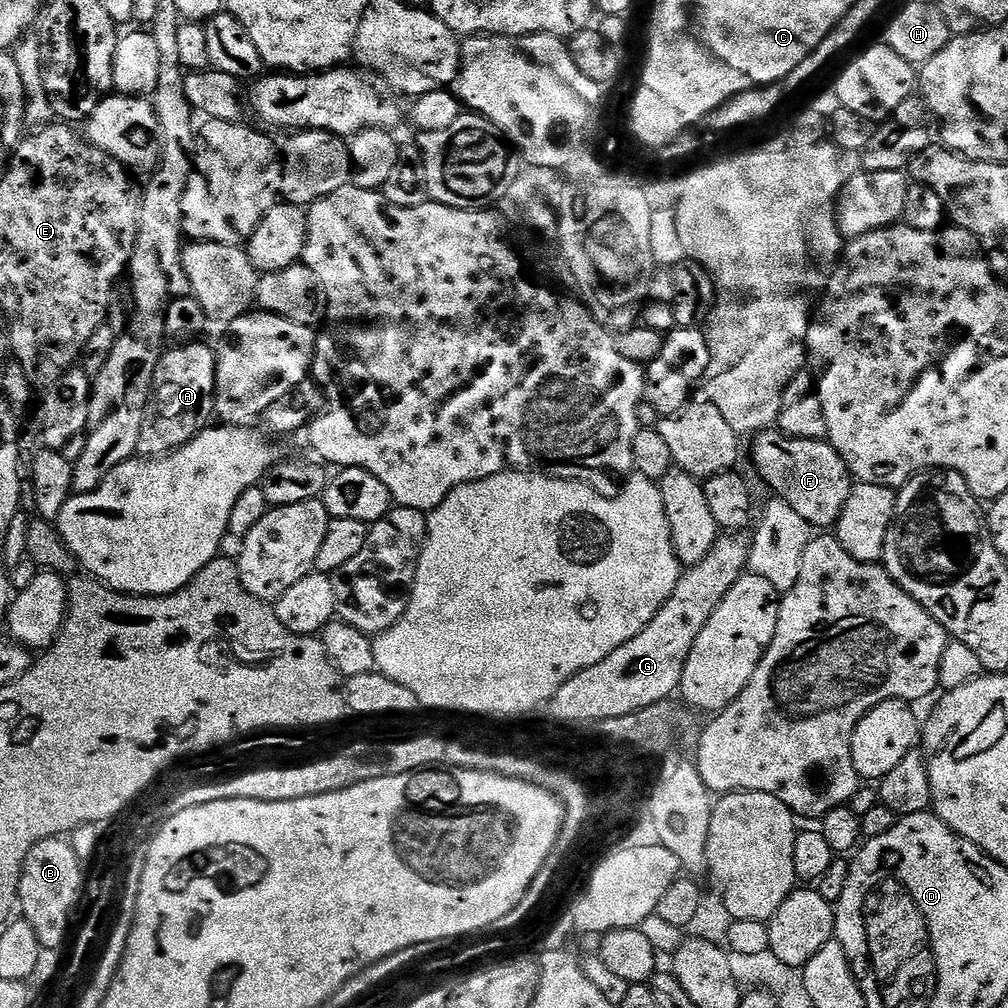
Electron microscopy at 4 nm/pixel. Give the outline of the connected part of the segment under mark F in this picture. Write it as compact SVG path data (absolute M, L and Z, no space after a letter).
M779 430L757 432L753 440L756 440L752 444L756 472L776 491L775 495L799 517L806 518L813 529L831 529L854 487L852 473L831 444L827 440L795 440Z

